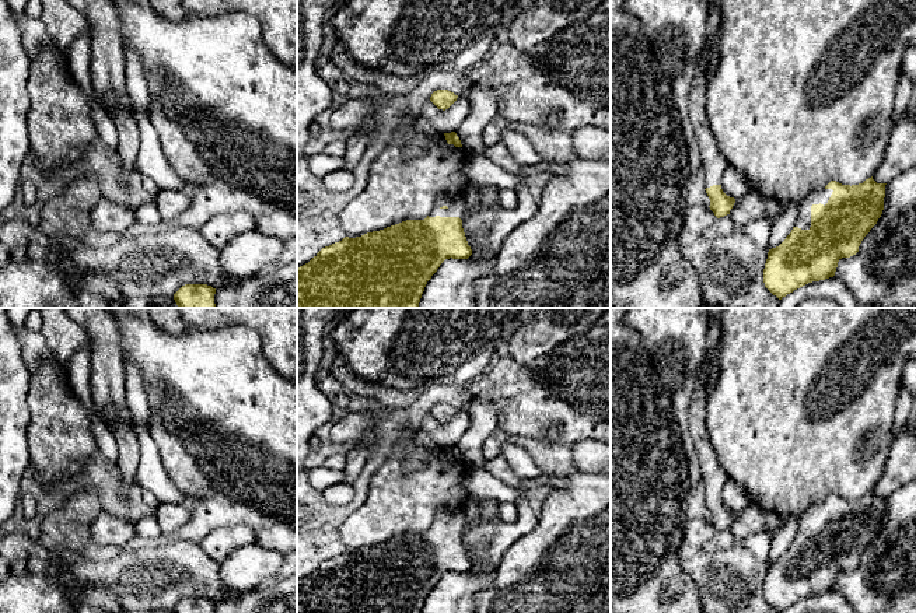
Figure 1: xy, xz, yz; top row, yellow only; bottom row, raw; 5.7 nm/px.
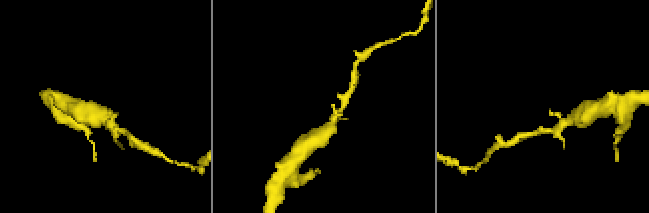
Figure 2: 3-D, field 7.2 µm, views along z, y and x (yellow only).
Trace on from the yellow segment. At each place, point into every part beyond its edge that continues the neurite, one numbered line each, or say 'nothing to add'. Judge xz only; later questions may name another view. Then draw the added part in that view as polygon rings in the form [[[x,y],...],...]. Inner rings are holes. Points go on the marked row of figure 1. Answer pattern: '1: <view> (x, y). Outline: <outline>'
1: xz (455, 203). Outline: [[[438,193],[434,200],[434,207],[429,217],[459,217],[465,214],[464,195]]]

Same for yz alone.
1: yz (821, 196). Outline: [[[821,189],[821,190],[814,190],[811,192],[807,197],[803,199],[798,207],[798,217],[797,217],[797,224],[794,227],[798,227],[801,230],[810,230],[811,227],[811,206],[812,204],[826,204],[831,195],[832,189]]]

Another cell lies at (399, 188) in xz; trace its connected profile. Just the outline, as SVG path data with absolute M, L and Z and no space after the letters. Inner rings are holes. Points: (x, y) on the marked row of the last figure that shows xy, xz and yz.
M410 115L401 120L394 140L374 160L367 186L345 206L339 221L346 237L361 237L406 220L424 220L438 193L464 195L468 181L465 167L472 154L464 147L448 144L443 134L423 154L409 158L405 147L413 136L413 123L415 118Z

